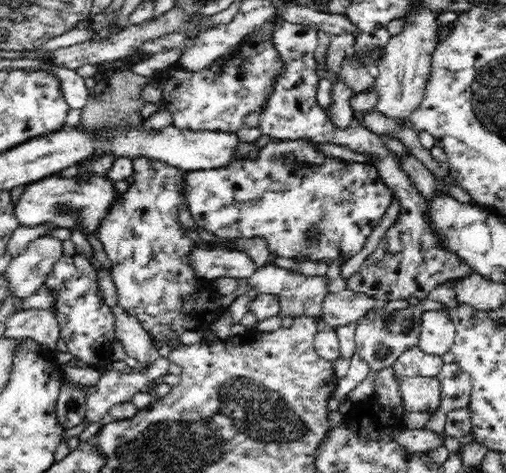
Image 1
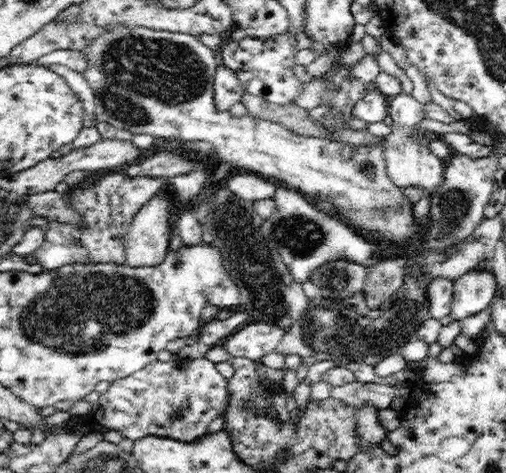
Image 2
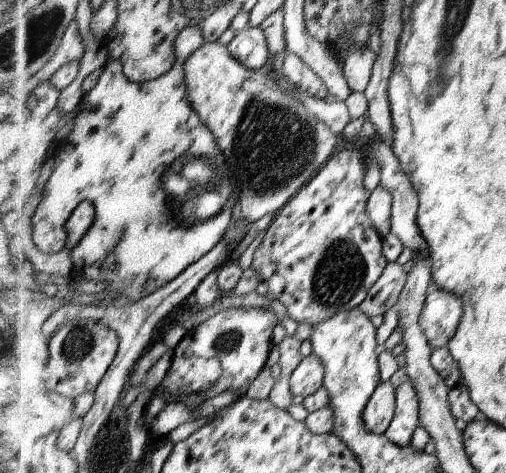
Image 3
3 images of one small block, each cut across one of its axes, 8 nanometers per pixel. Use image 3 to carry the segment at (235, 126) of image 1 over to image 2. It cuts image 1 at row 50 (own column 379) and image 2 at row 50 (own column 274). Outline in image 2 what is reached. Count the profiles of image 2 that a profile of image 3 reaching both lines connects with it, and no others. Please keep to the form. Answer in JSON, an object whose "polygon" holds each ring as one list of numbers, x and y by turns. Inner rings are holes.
{"polygon":[[288,30,275,34,271,39,255,39,250,36,234,41,226,38,226,42,215,51,220,64,231,67,236,78,246,87,246,94,262,97,272,105,294,105,302,92,304,79,298,79,292,68,296,66,296,40]]}

